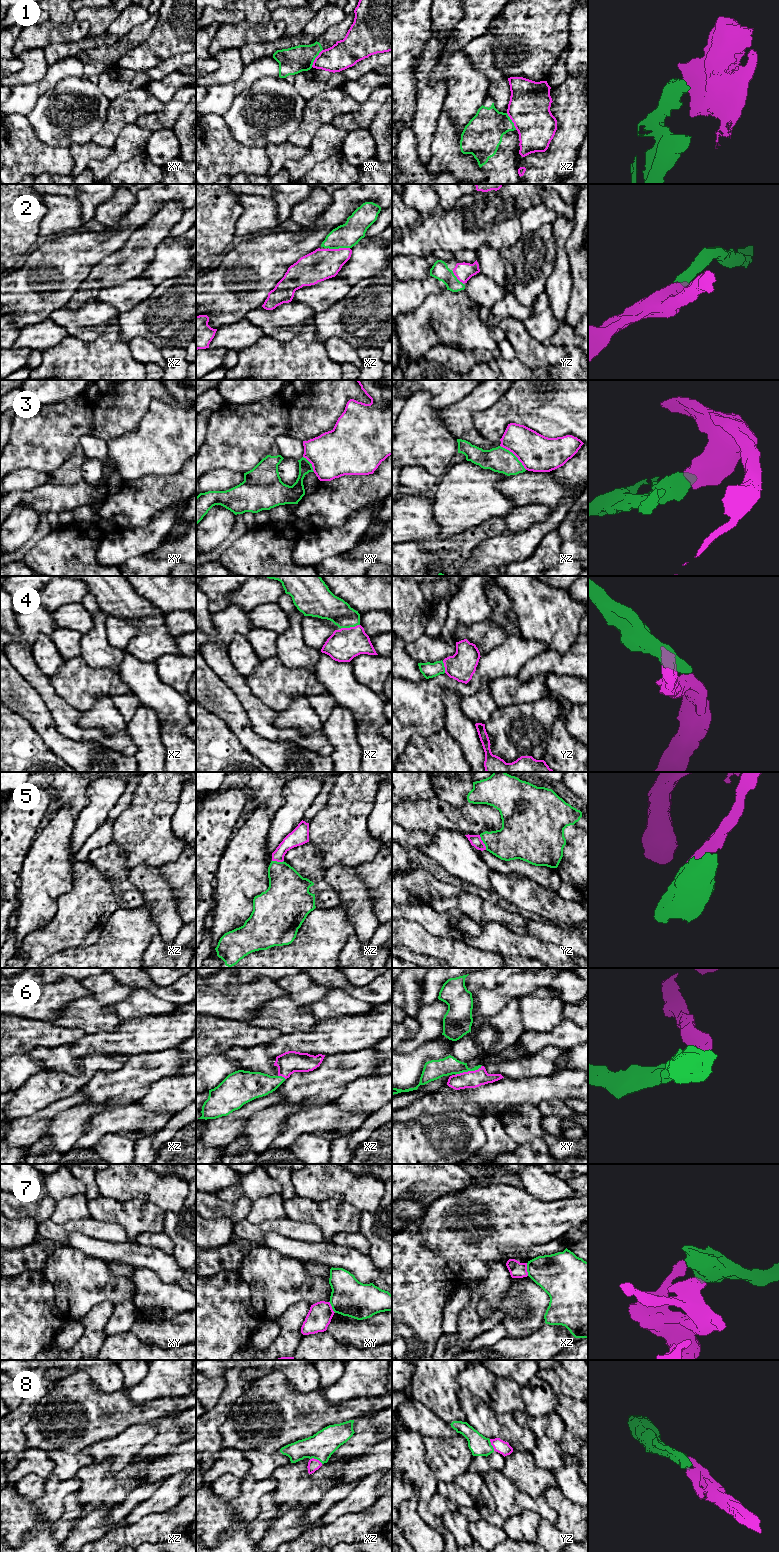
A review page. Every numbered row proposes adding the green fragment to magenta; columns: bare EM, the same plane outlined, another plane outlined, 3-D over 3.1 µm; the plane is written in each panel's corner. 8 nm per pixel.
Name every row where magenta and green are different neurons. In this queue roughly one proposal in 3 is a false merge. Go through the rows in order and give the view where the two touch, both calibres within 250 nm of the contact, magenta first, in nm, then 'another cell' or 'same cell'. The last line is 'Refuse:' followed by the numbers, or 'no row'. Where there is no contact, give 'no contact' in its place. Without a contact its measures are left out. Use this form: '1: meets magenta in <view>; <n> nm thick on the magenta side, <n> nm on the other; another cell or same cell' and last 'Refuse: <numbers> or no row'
1: meets magenta in xy; 220 nm thick on the magenta side, 220 nm on the other; another cell
2: meets magenta in xz; 260 nm thick on the magenta side, 190 nm on the other; same cell
3: meets magenta in xz; 300 nm thick on the magenta side, 200 nm on the other; another cell
4: meets magenta in xz; 260 nm thick on the magenta side, 200 nm on the other; same cell
5: meets magenta in yz; 90 nm thick on the magenta side, 280 nm on the other; another cell
6: meets magenta in xy; 140 nm thick on the magenta side, 150 nm on the other; same cell
7: meets magenta in xz; 130 nm thick on the magenta side, 320 nm on the other; another cell
8: meets magenta in xz; 90 nm thick on the magenta side, 220 nm on the other; same cell
Refuse: 1, 3, 5, 7

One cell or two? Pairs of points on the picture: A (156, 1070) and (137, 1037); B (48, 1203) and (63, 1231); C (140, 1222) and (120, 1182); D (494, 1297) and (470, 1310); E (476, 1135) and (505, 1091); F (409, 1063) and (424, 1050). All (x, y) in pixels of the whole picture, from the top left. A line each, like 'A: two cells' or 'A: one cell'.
A: two cells
B: two cells
C: two cells
D: one cell
E: two cells
F: one cell

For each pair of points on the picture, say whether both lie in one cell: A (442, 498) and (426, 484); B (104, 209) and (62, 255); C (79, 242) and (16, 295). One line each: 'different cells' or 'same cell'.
A: different cells
B: different cells
C: same cell

